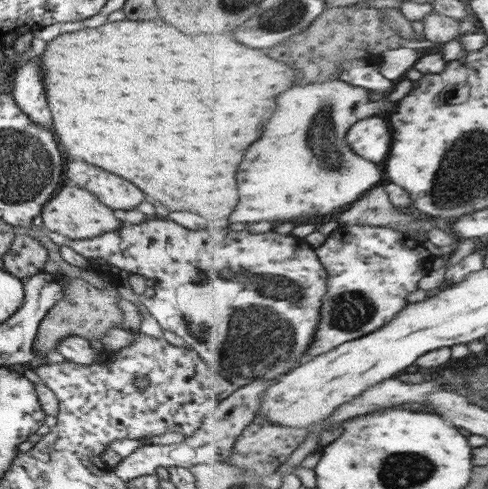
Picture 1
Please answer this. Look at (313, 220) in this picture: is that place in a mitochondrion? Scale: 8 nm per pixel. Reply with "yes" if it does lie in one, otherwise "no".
no

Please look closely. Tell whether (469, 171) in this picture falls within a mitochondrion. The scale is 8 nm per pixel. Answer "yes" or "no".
yes

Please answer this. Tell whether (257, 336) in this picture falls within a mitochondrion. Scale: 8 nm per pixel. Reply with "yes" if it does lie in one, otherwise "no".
yes

